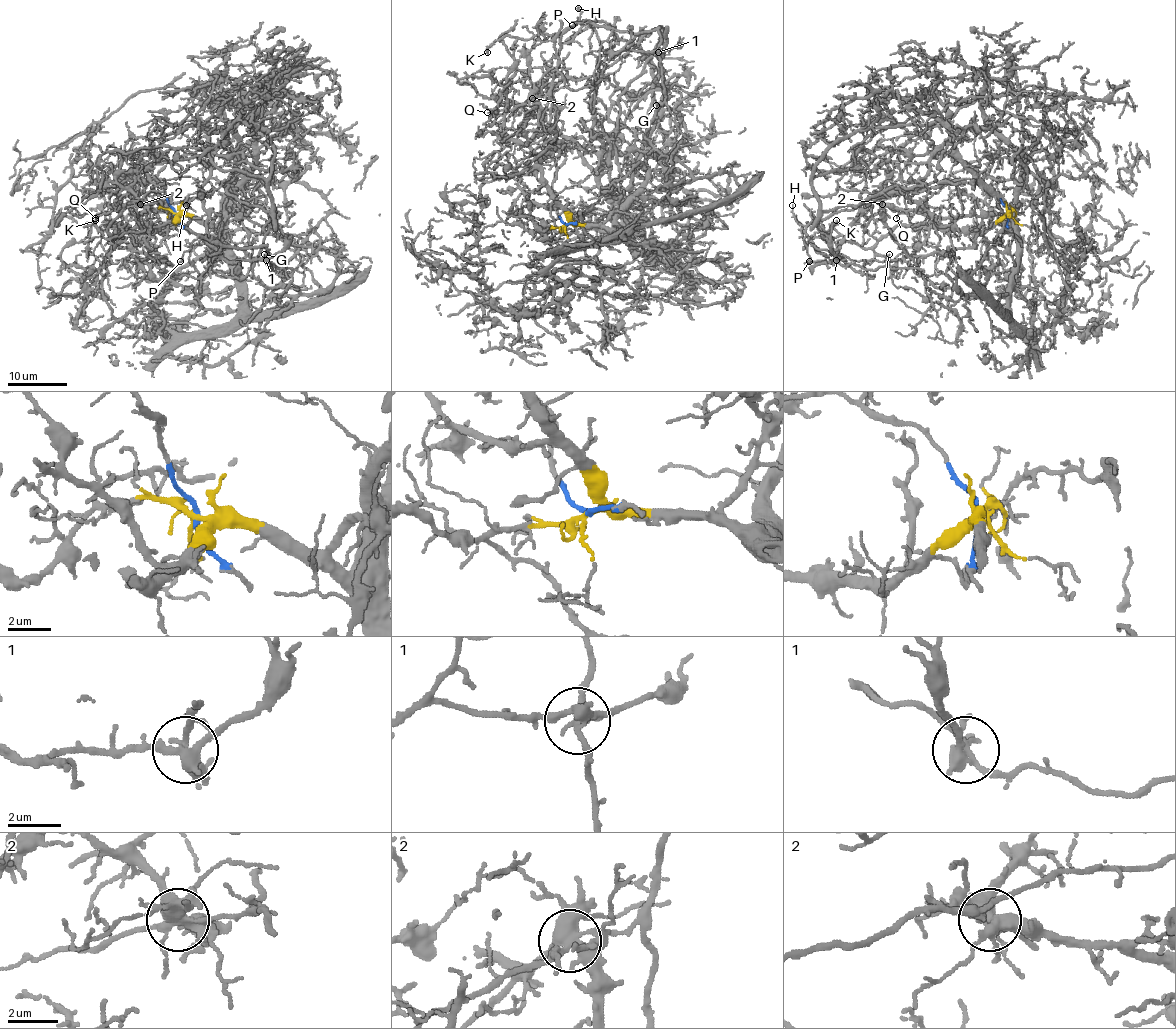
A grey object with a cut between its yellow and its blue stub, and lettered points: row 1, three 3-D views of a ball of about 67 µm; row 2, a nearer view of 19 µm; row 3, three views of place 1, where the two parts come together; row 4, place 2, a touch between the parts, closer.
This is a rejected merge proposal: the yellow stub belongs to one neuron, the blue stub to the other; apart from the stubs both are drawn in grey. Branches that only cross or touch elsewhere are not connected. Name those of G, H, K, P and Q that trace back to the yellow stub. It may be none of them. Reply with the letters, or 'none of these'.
none of these

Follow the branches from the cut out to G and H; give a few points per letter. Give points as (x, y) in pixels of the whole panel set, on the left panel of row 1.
G: (175, 212), (160, 179), (152, 191), (167, 218), (228, 246), (264, 246), (271, 270), (264, 254)
H: (175, 212), (160, 179), (164, 181), (152, 191), (158, 193), (158, 202), (170, 221), (188, 224), (185, 205)

